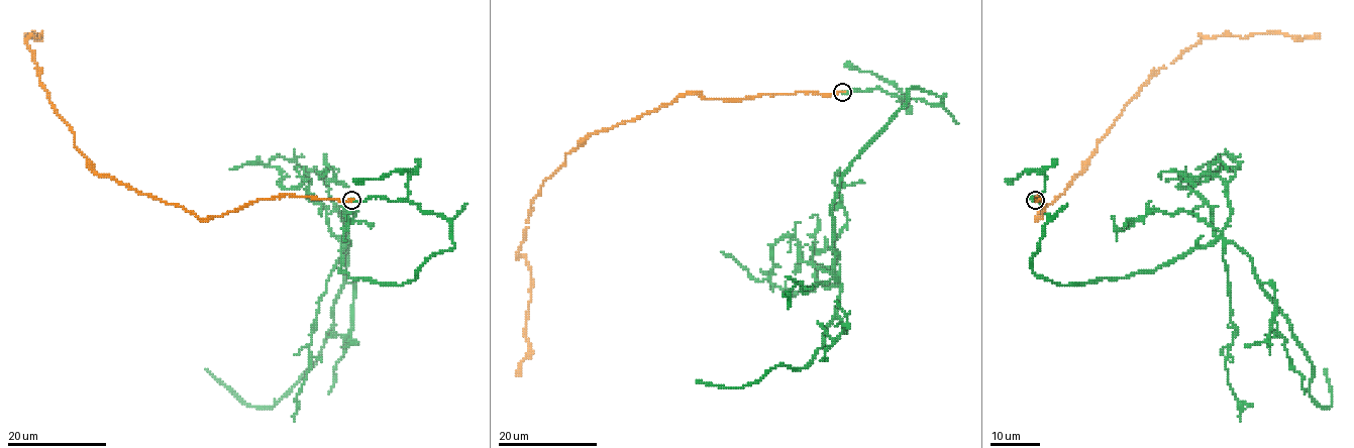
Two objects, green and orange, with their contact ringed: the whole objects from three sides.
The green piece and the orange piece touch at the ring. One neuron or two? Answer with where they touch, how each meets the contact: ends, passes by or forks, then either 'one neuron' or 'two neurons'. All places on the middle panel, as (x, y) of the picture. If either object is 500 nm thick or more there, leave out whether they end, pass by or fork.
(842, 92) | green ends | orange ends | two neurons

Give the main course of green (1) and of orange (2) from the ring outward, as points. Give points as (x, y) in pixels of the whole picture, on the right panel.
1: (1035, 199), (1048, 215), (1038, 275), (1125, 278), (1235, 242), (1314, 371), (1309, 394), (1327, 407), (1325, 368)
2: (1035, 199), (1037, 195), (1044, 208), (1038, 219), (1084, 169), (1126, 104), (1200, 36), (1320, 36)

